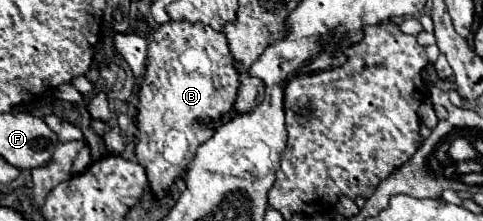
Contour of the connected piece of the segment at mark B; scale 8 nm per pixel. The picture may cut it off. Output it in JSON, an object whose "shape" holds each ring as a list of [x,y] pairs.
{"shape":[[[167,21],[159,25],[159,29],[149,39],[149,59],[147,59],[147,71],[145,81],[141,83],[141,91],[137,95],[137,145],[135,155],[137,161],[145,167],[151,191],[155,197],[161,197],[169,187],[173,185],[175,177],[179,177],[191,159],[195,157],[195,151],[213,129],[199,123],[199,119],[219,119],[225,115],[235,99],[239,89],[239,77],[233,69],[233,57],[227,47],[227,39],[223,31],[215,31],[209,25],[203,23],[189,23],[189,21]]]}

